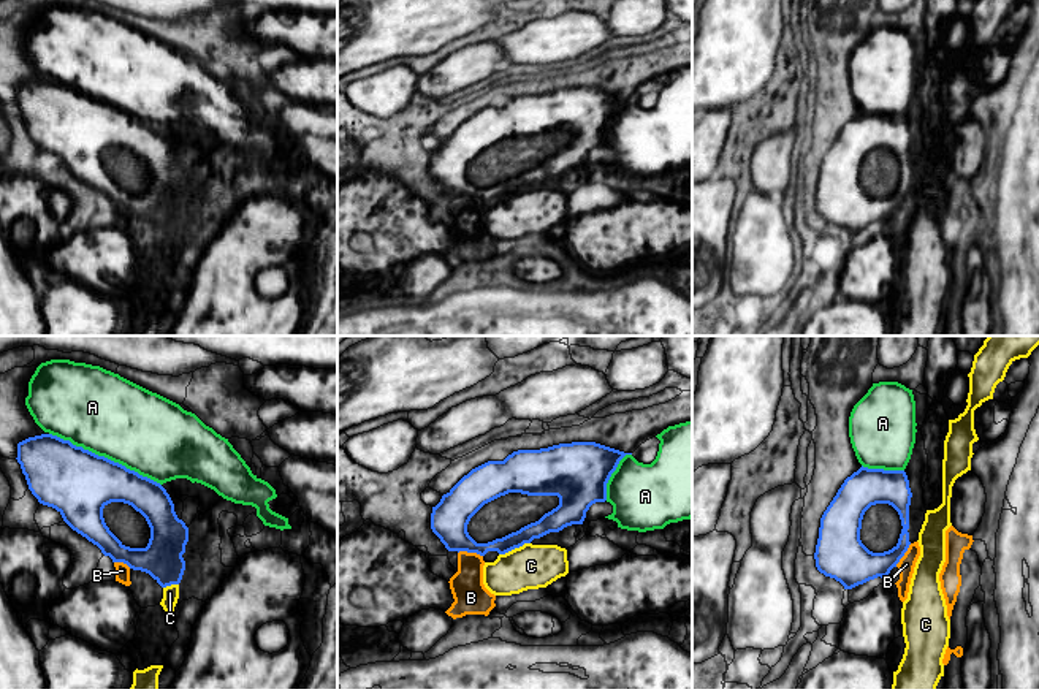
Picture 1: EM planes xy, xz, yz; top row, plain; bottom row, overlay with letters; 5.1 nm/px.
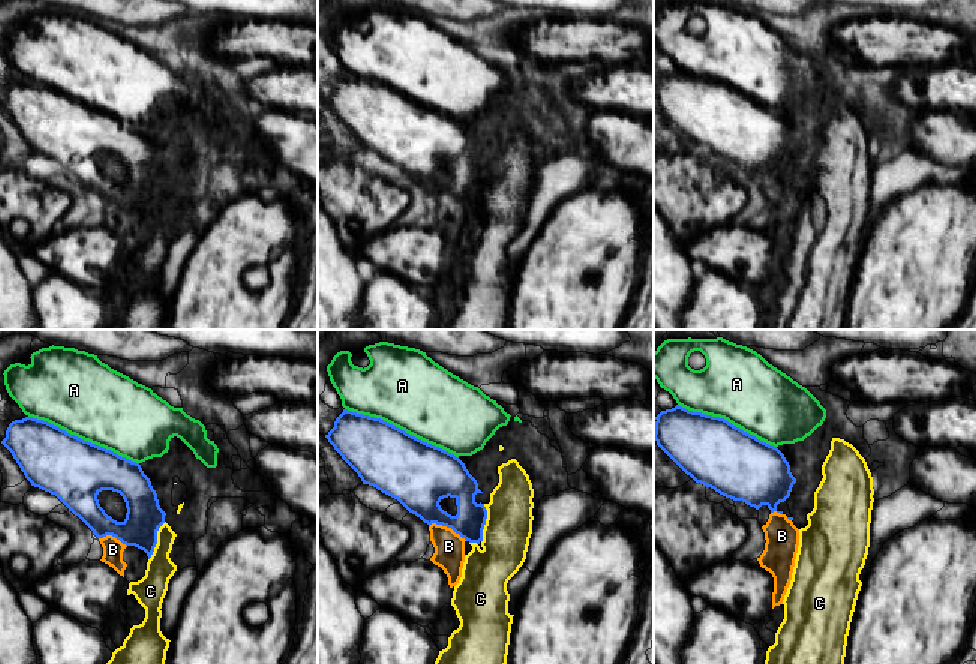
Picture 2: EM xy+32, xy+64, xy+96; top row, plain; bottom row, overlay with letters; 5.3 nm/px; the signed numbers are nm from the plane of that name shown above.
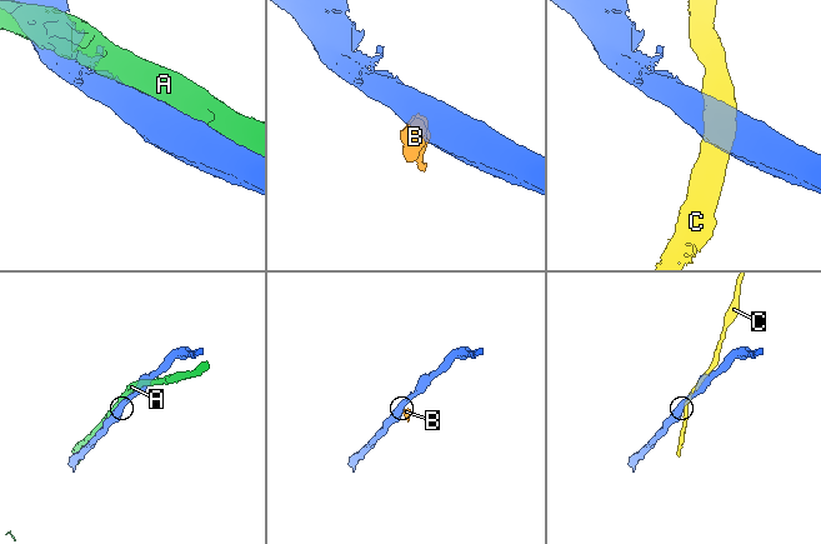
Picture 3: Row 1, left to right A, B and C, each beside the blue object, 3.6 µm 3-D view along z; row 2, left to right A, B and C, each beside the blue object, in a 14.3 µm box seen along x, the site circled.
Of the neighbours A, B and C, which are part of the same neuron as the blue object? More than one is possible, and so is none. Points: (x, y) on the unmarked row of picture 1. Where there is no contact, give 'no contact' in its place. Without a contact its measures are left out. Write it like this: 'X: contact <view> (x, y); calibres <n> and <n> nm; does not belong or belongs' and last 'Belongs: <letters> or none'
A: contact xy (103, 102); calibres 340 and 420 nm; does not belong
B: contact xz (471, 197); calibres 190 and 180 nm; does not belong
C: contact xz (513, 194); calibres 110 and 220 nm; does not belong
Belongs: none

